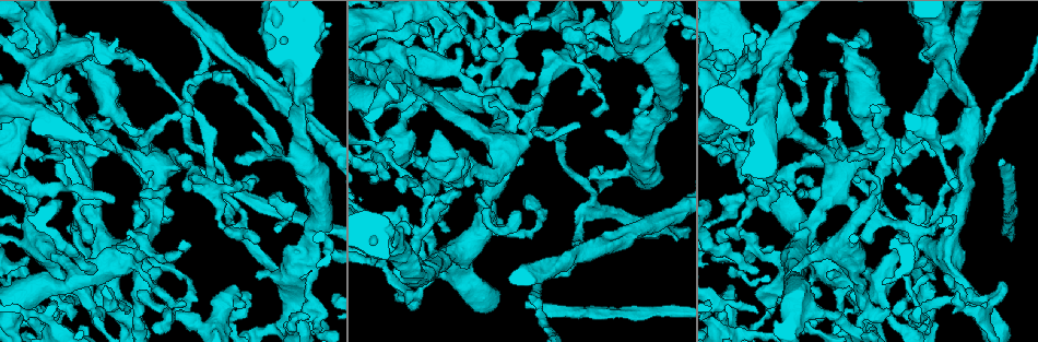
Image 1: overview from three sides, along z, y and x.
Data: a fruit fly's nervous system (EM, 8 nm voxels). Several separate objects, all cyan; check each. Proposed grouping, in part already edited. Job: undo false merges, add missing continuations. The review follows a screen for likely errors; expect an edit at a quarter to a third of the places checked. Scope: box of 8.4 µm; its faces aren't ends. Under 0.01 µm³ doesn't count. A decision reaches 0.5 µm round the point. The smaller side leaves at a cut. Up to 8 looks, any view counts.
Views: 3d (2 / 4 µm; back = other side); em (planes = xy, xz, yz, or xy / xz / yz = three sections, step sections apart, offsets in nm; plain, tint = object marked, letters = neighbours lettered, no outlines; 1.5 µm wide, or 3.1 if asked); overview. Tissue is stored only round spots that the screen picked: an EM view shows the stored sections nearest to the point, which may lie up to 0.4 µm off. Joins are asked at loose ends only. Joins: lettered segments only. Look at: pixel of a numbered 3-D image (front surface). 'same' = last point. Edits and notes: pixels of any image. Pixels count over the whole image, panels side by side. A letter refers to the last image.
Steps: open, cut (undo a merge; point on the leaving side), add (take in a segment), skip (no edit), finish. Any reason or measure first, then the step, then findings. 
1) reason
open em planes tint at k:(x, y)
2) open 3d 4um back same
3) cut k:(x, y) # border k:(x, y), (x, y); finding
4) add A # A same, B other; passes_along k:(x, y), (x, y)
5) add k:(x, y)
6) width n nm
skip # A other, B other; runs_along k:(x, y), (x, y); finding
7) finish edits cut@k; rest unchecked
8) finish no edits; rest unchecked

thick end
open 3d 4um at 1:(827, 275)

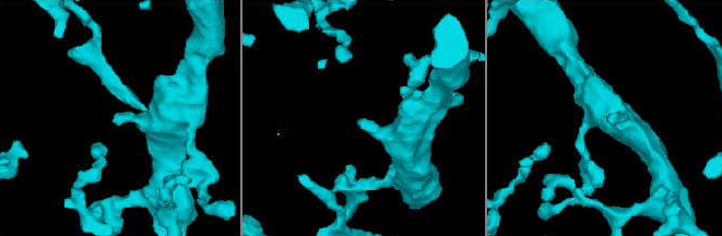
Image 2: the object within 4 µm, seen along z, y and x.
now the EM
open em planes tint at 2:(115, 122)

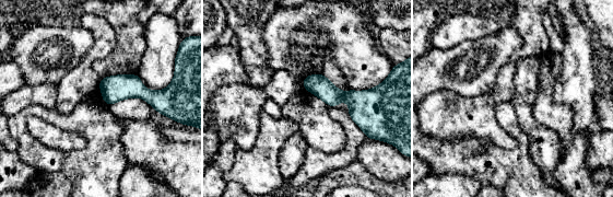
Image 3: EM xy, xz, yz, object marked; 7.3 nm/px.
open em planes letters same

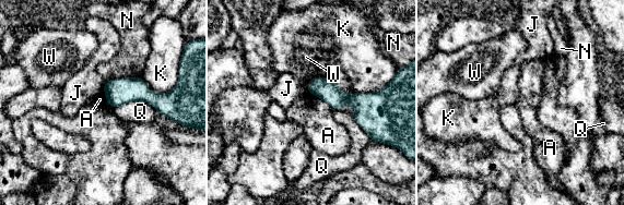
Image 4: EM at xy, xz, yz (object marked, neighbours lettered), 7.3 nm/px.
skip # A other, J other, K other, N other, Q other, W other; runs_along 4:(309, 84), (337, 99), (376, 99); none of them fits

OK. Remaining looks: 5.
sharp bend
open em yz step 8 tint at 1:(183, 90)

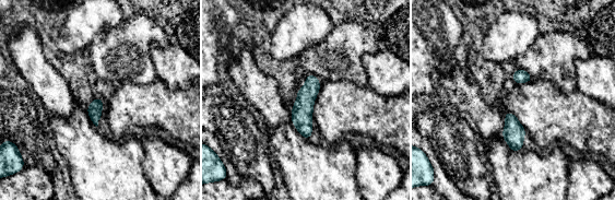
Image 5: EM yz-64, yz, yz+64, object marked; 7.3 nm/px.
open em planes letters same

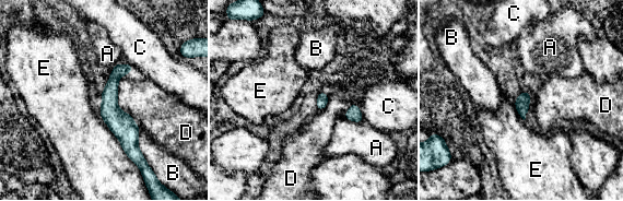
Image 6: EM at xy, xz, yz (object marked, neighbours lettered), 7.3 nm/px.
width 80 nm
skip # A other, B other, C other, D other, E other; border 6:(118, 79), (117, 106), (137, 123); one neuron here

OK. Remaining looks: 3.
free end
open em planes letters at 1:(715, 66)

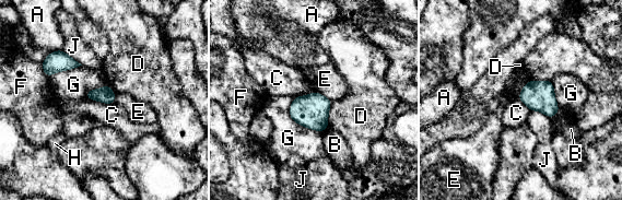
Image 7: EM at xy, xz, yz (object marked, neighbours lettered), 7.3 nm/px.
longest_contact G 340 nm
skip # A other, B other, C other, D other, E other, F other, G other, H other, J other; border 7:(85, 96), (114, 104); no lettered segment goes on from it

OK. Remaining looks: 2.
branch stops here
open em planes letters at 1:(1001, 161)

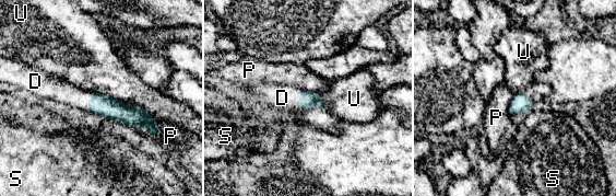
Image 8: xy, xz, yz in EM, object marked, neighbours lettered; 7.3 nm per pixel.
longest_contact U 280 nm
add D # D same, P other, S other, U other; the neuron continues

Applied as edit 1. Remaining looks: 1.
finish edits add@8; rest unchecked

